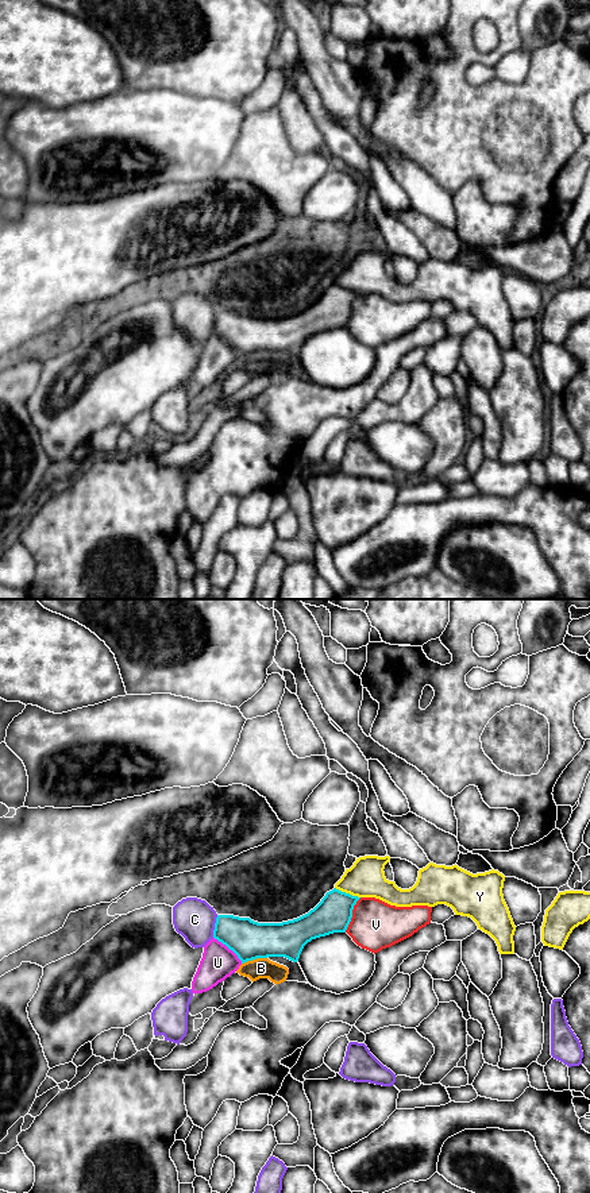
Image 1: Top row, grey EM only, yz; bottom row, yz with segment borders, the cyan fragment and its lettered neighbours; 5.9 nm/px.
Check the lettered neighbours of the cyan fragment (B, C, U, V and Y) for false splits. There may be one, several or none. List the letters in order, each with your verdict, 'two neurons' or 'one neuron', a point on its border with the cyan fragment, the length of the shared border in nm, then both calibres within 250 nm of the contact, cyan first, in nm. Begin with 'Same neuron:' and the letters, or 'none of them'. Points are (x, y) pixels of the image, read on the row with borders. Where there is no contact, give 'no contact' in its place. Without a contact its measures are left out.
Same neuron: Y
B: two neurons | yz (254, 958) | 160 nm | 240/130 nm
C: two neurons | yz (215, 926) | 140 nm | 240/240 nm
U: two neurons | yz (228, 948) | 240 nm | 240/200 nm
V: two neurons | yz (351, 915) | 220 nm | 220/300 nm
Y: one neuron | yz (347, 894) | 170 nm | 220/220 nm

